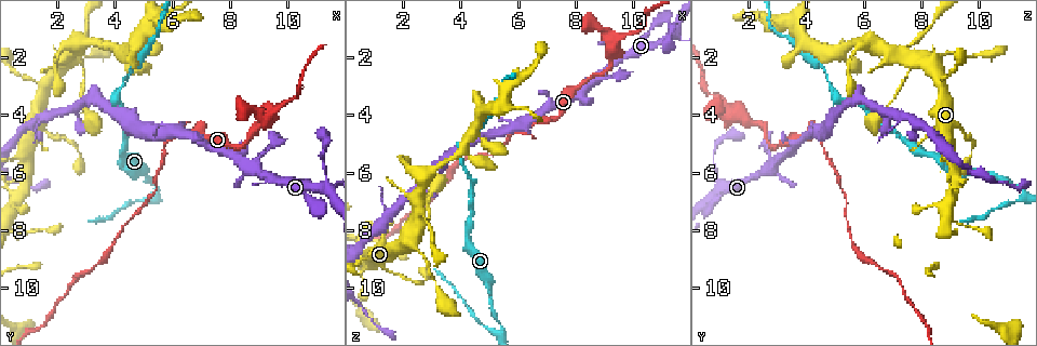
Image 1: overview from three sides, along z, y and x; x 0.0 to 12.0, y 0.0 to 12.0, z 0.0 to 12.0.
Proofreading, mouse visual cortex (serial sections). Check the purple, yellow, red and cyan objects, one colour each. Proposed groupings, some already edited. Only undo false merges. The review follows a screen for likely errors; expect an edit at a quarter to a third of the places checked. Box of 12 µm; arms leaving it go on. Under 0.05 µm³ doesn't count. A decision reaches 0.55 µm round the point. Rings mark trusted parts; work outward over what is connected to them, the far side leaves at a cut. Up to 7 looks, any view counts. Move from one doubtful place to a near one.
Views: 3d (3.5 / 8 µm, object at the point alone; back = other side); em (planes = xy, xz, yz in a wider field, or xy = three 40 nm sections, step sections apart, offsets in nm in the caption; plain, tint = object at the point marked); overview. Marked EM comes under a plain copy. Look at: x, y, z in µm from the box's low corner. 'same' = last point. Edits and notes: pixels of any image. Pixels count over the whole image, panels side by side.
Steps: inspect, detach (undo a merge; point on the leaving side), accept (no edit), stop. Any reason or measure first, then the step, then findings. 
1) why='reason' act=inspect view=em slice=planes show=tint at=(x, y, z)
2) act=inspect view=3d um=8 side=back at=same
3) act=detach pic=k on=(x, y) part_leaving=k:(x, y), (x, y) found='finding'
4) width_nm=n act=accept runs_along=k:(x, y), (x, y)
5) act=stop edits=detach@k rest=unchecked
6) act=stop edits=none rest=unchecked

why='sharp bend' act=inspect view=3d um=3.5 side=back at=(2.5, 2.1, 7.8)

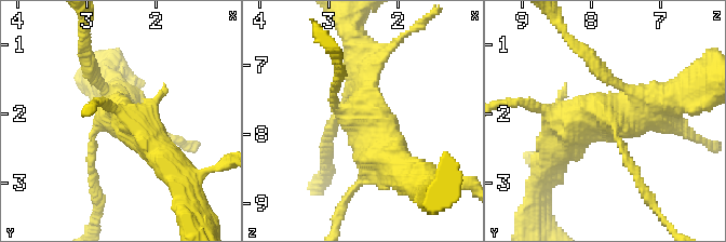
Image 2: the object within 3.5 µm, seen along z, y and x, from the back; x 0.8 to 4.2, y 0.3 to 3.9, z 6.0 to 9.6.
why='now the EM' act=inspect view=em slice=xy step=5 show=tint at=(2.50, 2.05, 7.75)

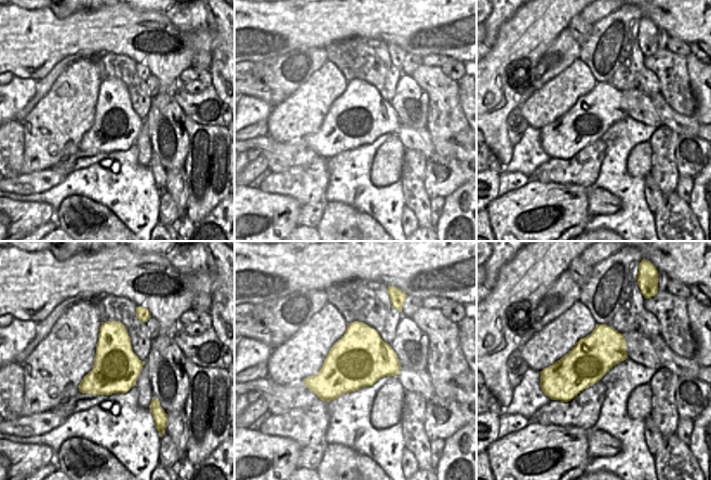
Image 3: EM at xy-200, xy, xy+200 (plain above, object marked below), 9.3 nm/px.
arm_widths_nm=100,100,450,500 act=accept runs_along=2:(559, 146), (587, 120), (677, 96) found='continuous, no second cell'

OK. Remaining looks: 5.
why='narrows sharply' act=inspect view=3d um=3.5 at=(5.5, 6.4, 11.3)

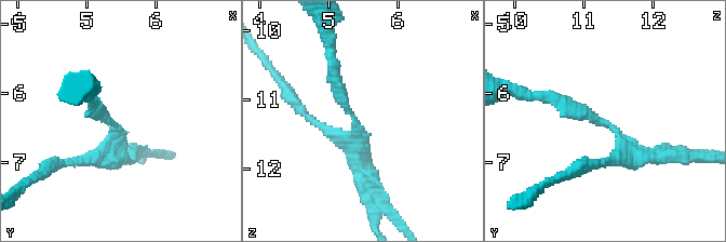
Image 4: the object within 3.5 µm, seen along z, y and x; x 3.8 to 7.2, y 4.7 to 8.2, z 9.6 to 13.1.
arms=3 arm_widths_nm=200,200,250 act=inspect view=em slice=xy step=1 show=tint at=(5.40, 6.45, 11.30)

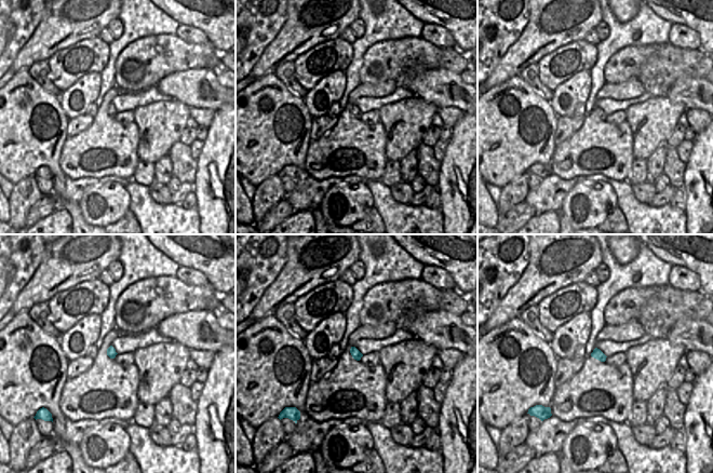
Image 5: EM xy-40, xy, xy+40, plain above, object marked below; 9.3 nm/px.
act=detach pic=4 on=(368, 202) found='two cells meet here'

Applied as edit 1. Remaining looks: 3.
why='abrupt turn' act=inspect view=3d um=3.5 at=(11.3, 6.5, 1.2)

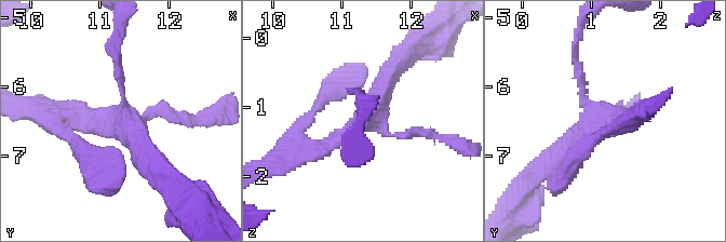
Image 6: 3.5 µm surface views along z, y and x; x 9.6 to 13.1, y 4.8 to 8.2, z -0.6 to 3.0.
why='shape alone is not enough' act=inspect view=em slice=xy step=5 show=tint at=(11.35, 6.45, 1.20)

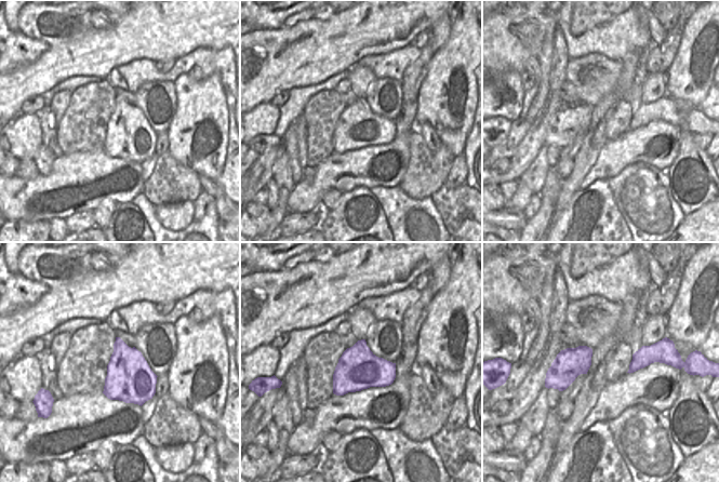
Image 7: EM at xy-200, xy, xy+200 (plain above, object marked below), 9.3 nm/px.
act=accept runs_along=6:(290, 147), (357, 128), (392, 69) found='all the same cell'

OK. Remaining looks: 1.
act=stop edits=detach@4 rest=unchecked

